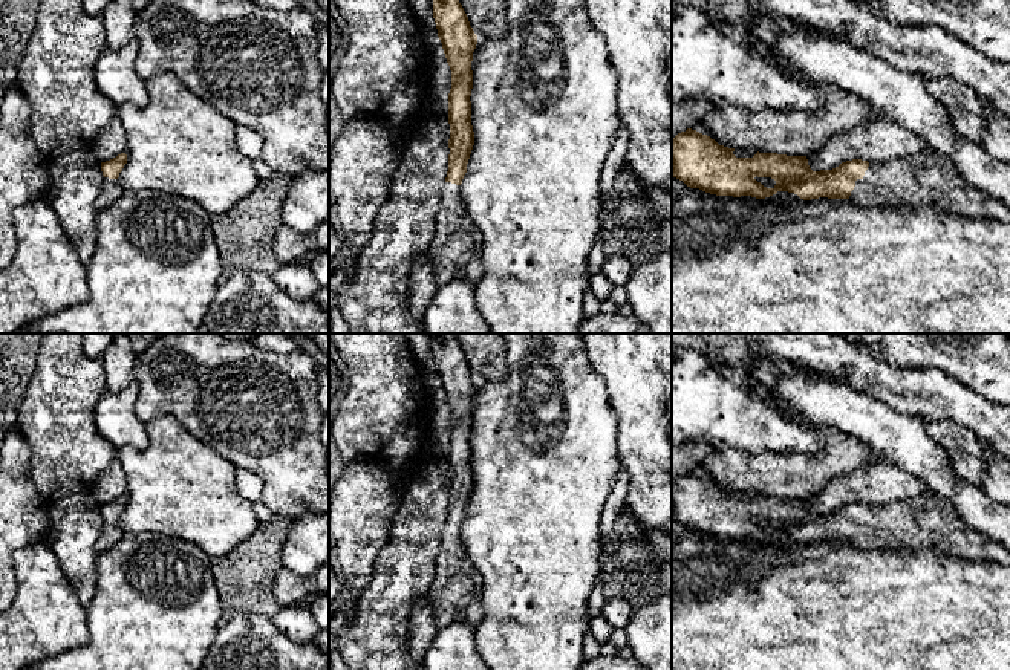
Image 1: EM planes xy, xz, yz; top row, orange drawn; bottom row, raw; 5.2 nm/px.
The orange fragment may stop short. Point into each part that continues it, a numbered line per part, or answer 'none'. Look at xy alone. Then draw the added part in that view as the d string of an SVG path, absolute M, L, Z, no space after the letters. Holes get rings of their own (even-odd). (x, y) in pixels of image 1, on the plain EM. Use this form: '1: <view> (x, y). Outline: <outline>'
1: xy (112, 533). Outline: M104 520L103 534L96 543L98 552L104 552L112 548L122 535L124 531L121 529L119 522Z

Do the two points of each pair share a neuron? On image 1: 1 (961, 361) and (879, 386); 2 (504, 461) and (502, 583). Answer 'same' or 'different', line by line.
1: different
2: same

